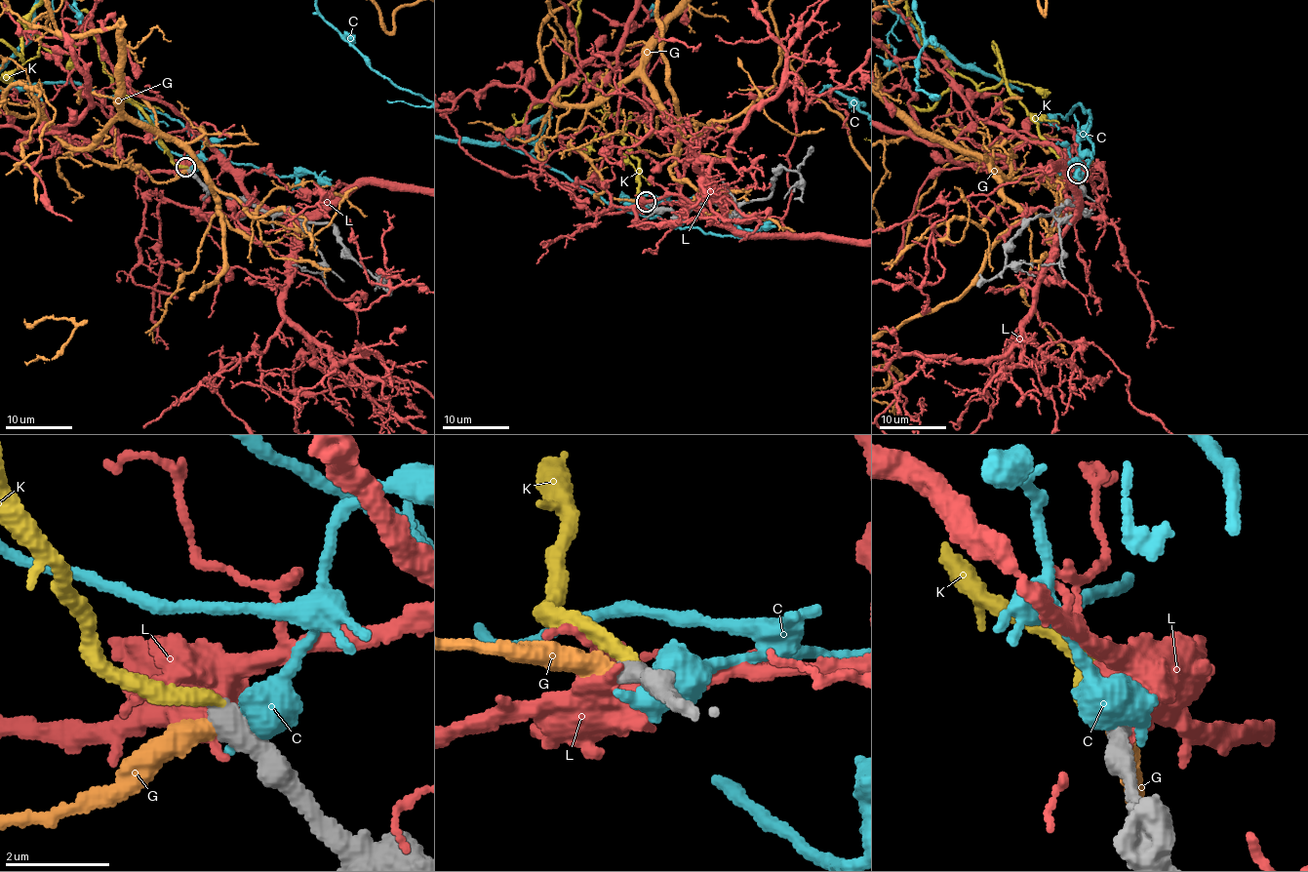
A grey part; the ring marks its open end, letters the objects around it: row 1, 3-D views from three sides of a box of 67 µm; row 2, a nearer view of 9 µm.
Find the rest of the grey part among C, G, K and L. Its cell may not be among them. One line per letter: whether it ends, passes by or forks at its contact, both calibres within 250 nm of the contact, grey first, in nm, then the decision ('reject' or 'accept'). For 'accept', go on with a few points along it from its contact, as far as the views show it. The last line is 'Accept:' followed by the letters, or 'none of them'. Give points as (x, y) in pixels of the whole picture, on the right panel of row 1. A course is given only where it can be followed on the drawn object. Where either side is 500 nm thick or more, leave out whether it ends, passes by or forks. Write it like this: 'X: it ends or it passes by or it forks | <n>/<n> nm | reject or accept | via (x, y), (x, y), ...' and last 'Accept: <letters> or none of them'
C: 480/750 nm | reject
G: it ends | 440/400 nm | reject
K: it ends | 400/280 nm | accept
L: it passes by | 420/480 nm | reject
Accept: K

